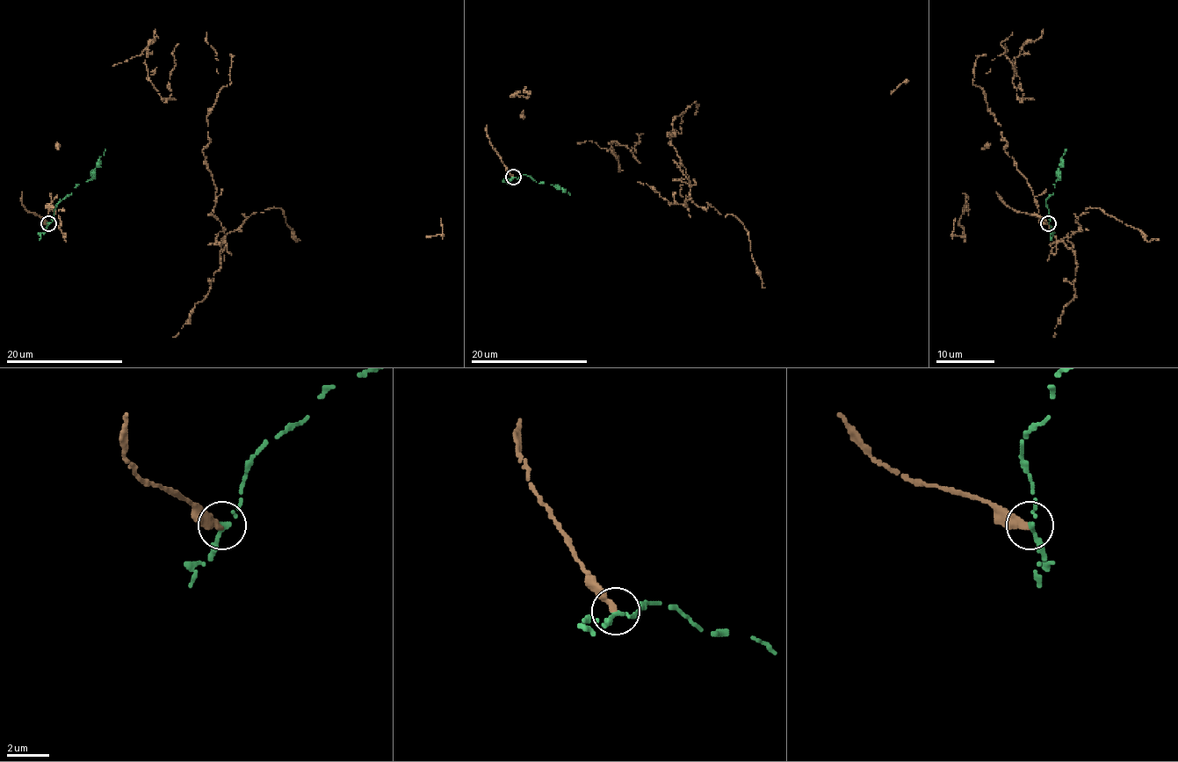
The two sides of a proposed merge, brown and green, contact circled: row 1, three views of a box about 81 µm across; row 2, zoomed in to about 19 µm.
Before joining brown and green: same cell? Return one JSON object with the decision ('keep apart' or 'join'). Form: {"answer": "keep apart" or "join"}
{"answer": "keep apart"}

